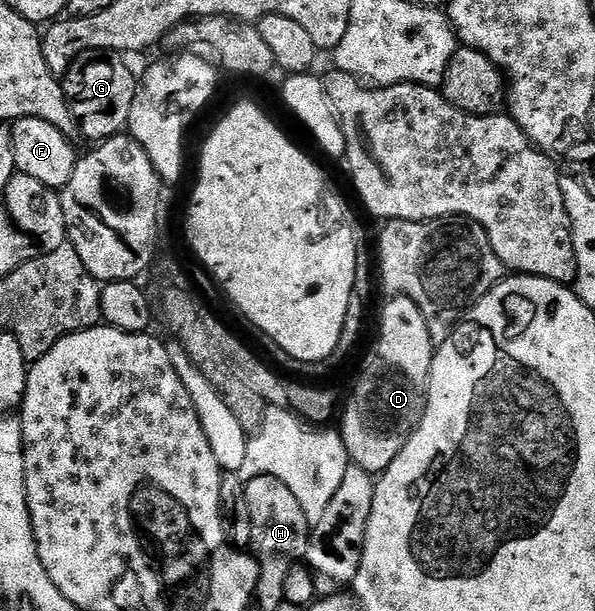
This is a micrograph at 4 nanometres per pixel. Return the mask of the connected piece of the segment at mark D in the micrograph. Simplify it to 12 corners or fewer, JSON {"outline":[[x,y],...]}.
{"outline":[[391,295],[340,408],[350,463],[386,472],[418,429],[436,351]]}

